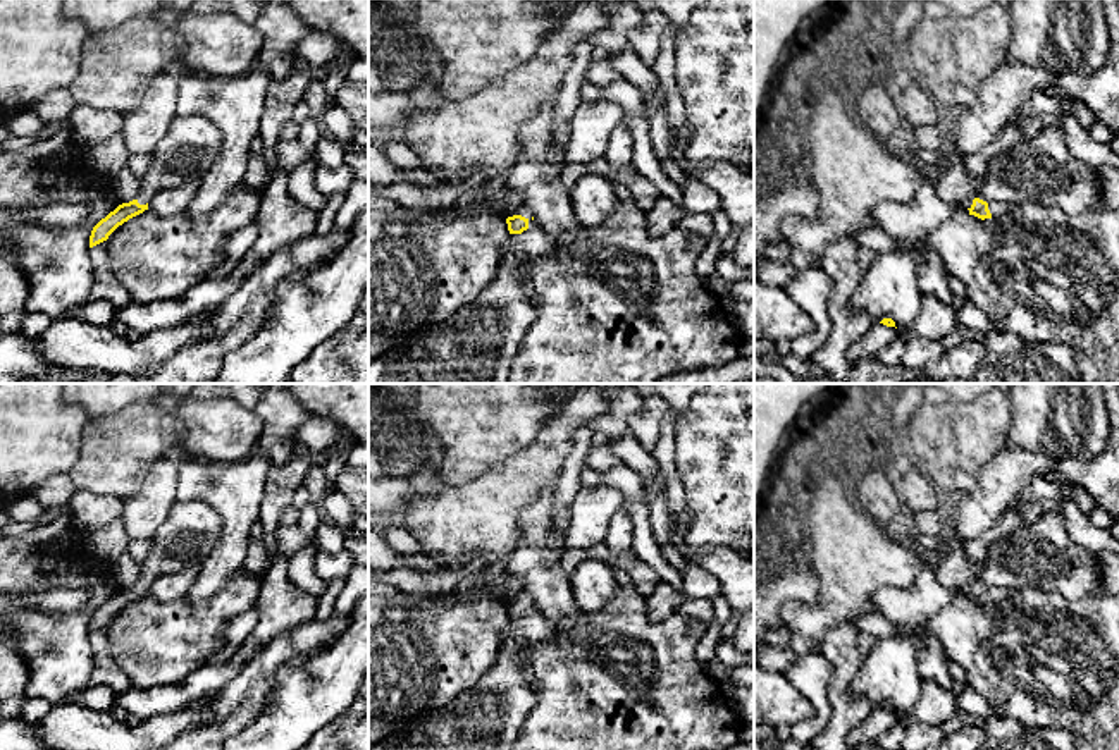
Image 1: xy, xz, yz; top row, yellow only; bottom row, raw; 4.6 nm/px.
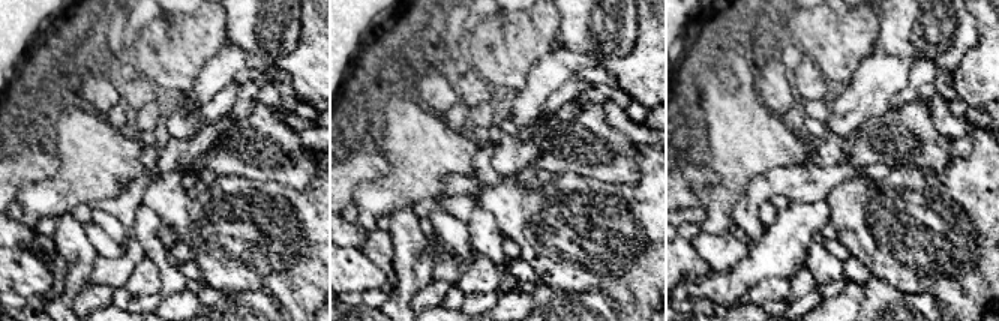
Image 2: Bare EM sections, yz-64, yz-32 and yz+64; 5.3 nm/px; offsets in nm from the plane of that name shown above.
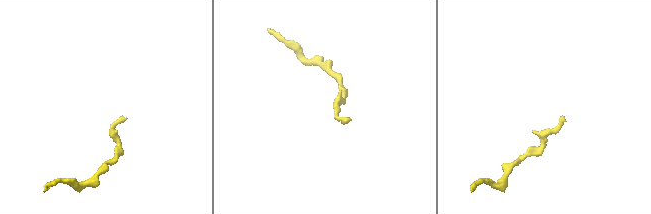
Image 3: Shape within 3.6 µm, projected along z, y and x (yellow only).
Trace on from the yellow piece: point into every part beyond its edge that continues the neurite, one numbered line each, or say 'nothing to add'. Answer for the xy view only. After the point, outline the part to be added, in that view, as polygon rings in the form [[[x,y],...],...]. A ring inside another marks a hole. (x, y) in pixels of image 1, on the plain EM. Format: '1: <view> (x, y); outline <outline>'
1: xy (188, 535); outline [[[177,501],[150,540],[150,552],[141,562],[136,581],[138,588],[146,590],[160,575],[200,568],[212,554],[220,528],[219,513],[207,502]]]

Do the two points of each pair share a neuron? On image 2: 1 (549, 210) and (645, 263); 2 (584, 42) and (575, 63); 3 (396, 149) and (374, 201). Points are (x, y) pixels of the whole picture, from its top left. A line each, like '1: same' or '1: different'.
1: same
2: different
3: same

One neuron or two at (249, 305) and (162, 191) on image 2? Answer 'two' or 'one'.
two

